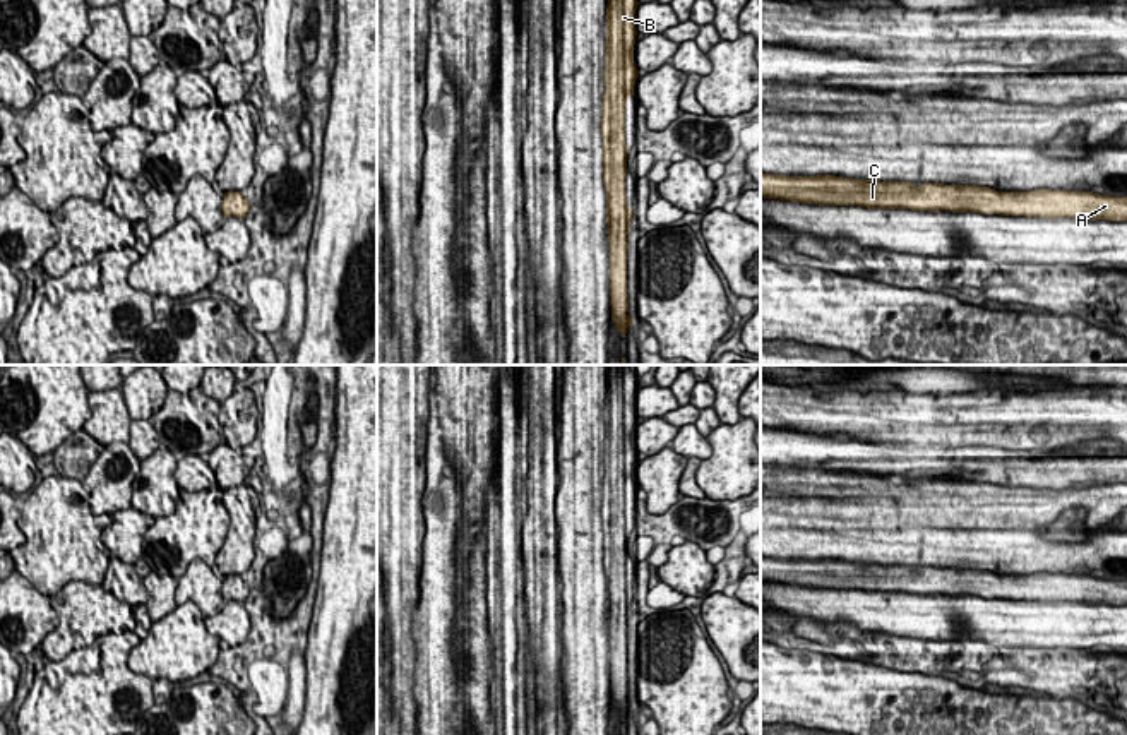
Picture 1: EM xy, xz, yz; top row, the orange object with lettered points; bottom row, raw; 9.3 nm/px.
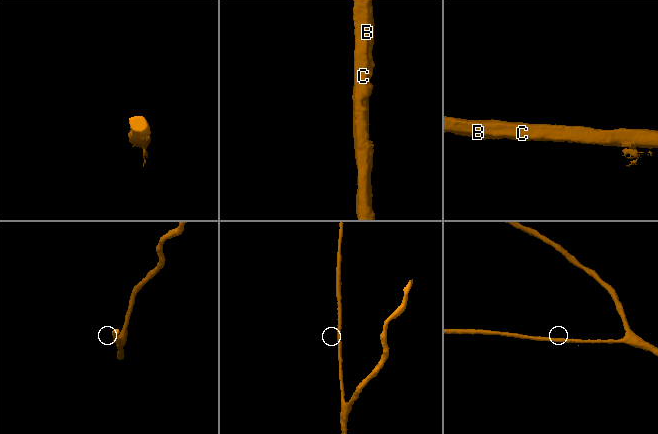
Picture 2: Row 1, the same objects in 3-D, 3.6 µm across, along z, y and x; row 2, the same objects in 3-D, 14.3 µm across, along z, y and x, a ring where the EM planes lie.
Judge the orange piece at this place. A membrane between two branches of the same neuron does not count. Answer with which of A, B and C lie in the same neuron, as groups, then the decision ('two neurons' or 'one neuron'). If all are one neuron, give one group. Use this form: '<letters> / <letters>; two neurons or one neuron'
A B C; one neuron

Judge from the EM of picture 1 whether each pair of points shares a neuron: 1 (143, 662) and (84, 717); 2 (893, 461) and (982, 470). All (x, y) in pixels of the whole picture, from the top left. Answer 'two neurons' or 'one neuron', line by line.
1: two neurons
2: one neuron

